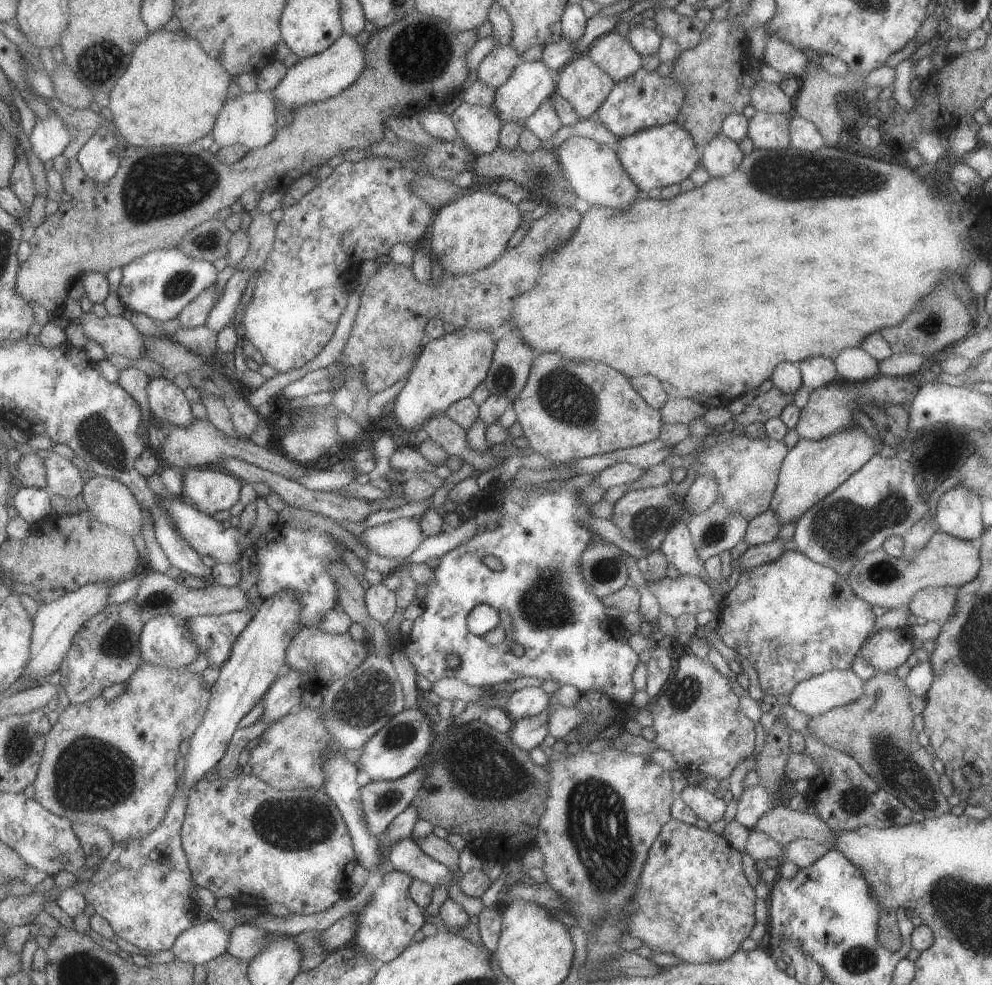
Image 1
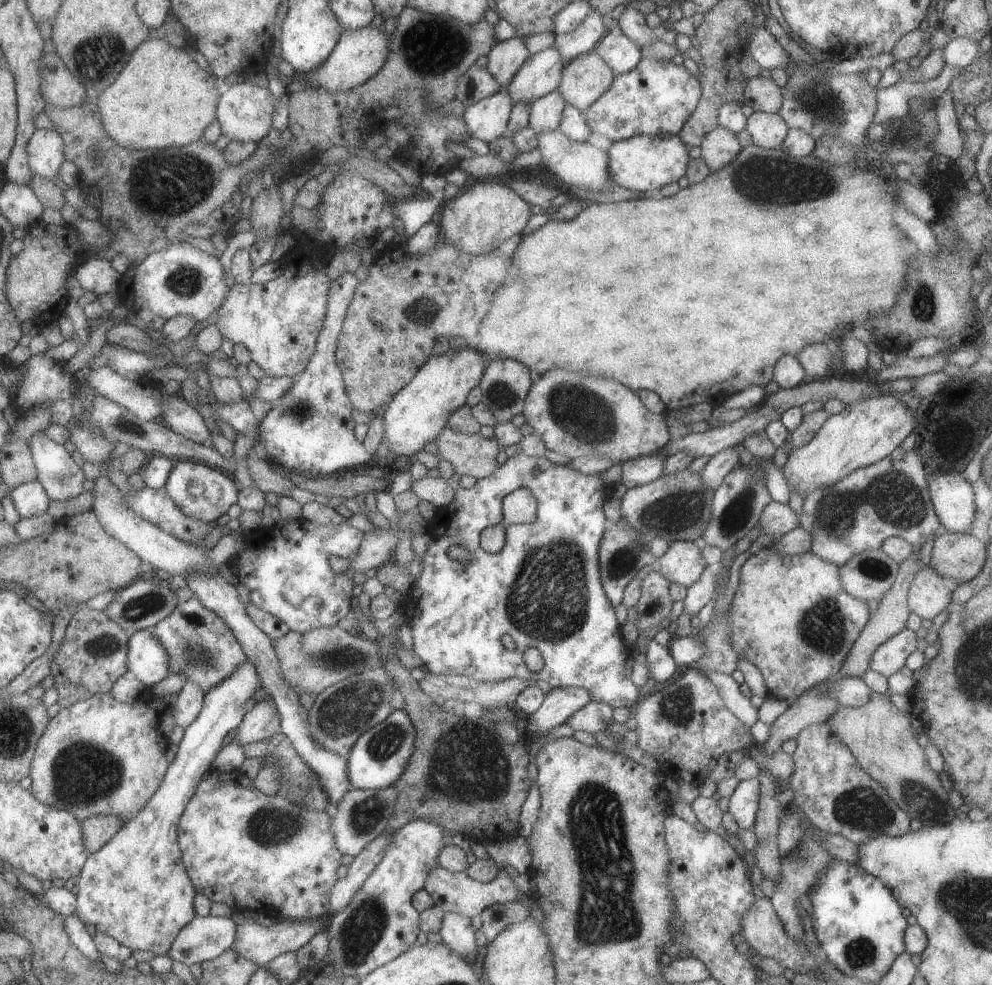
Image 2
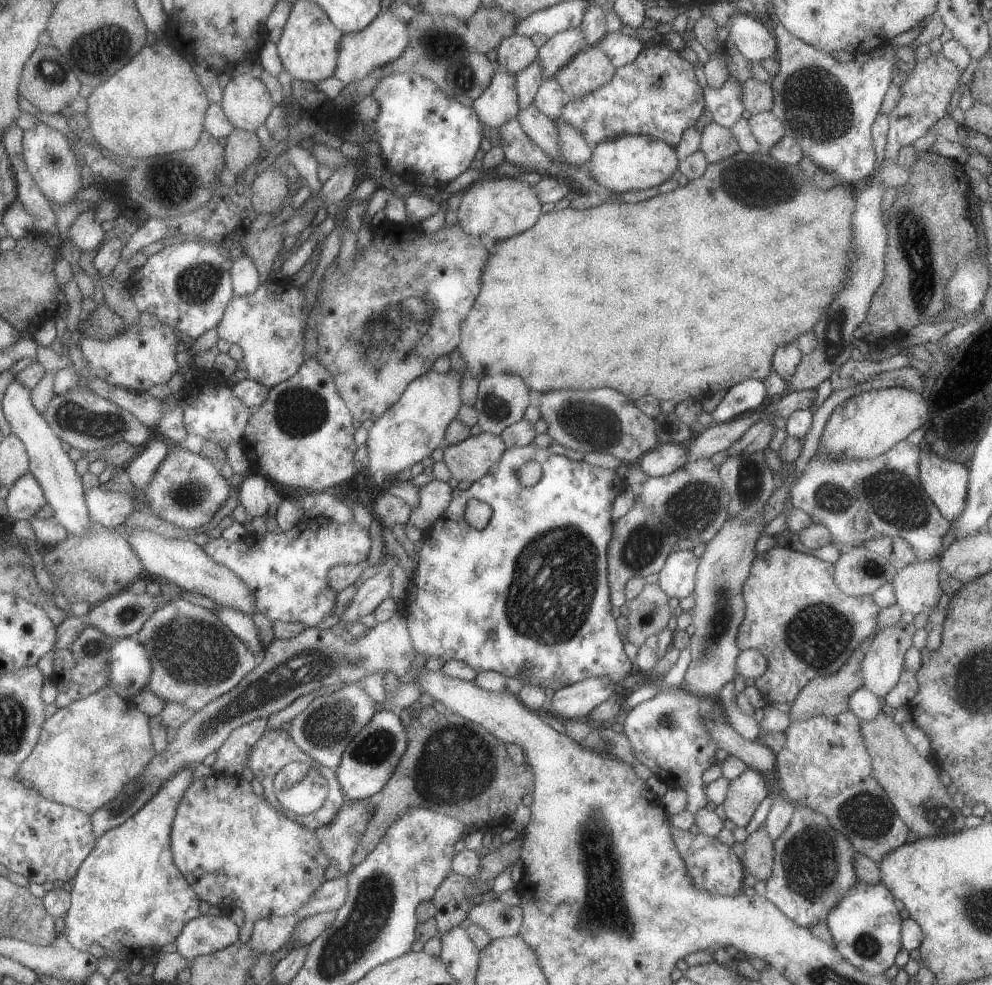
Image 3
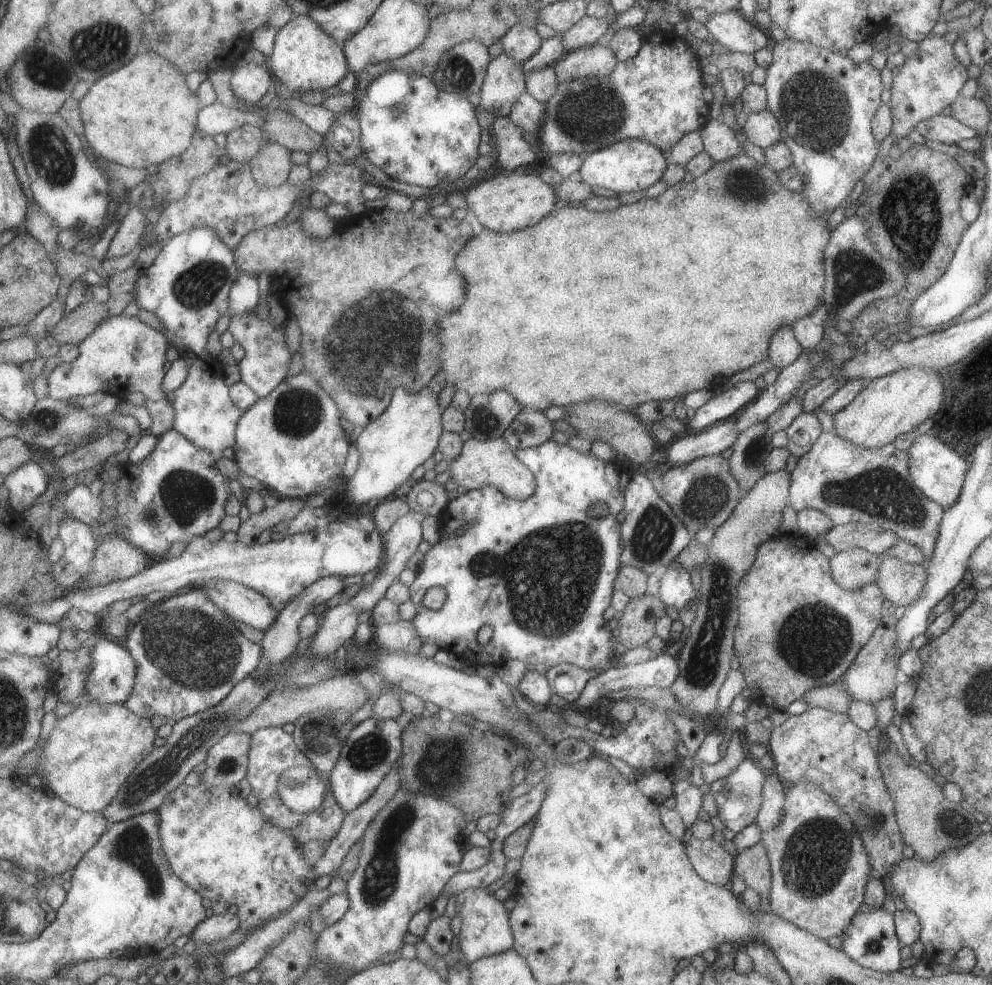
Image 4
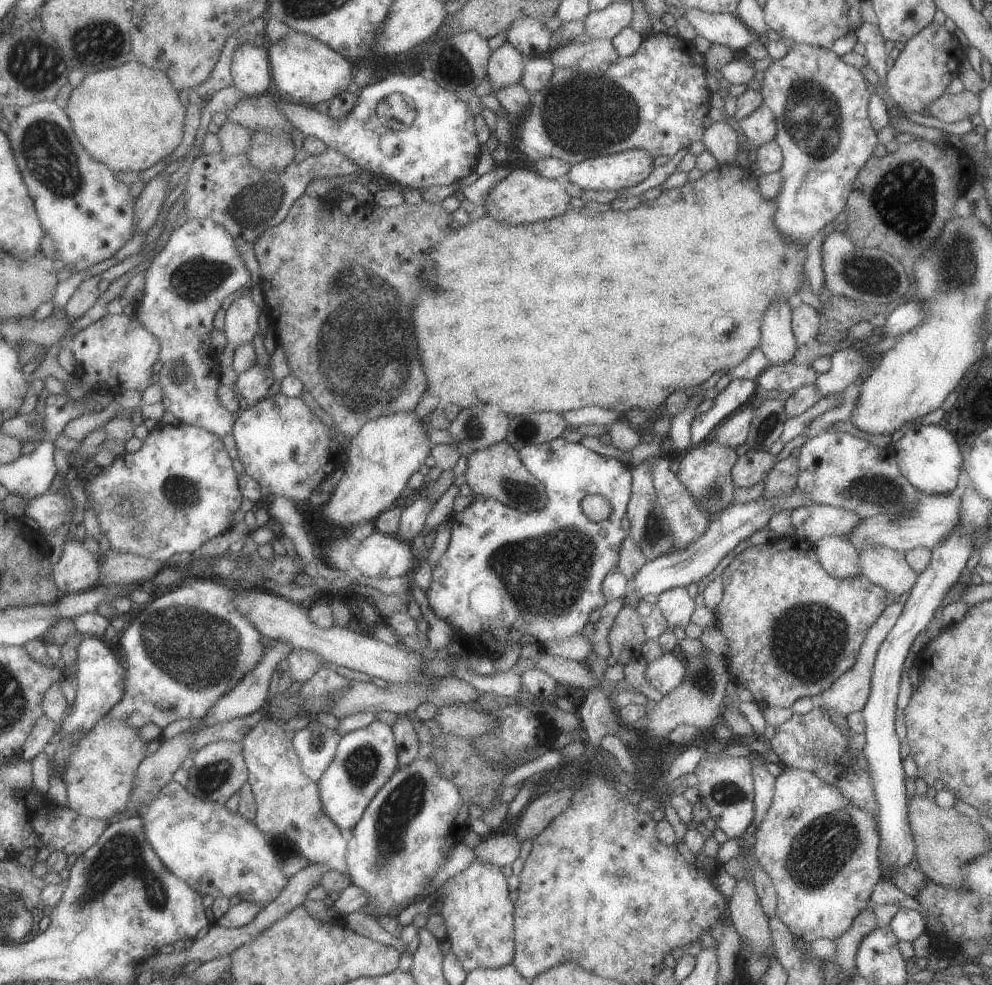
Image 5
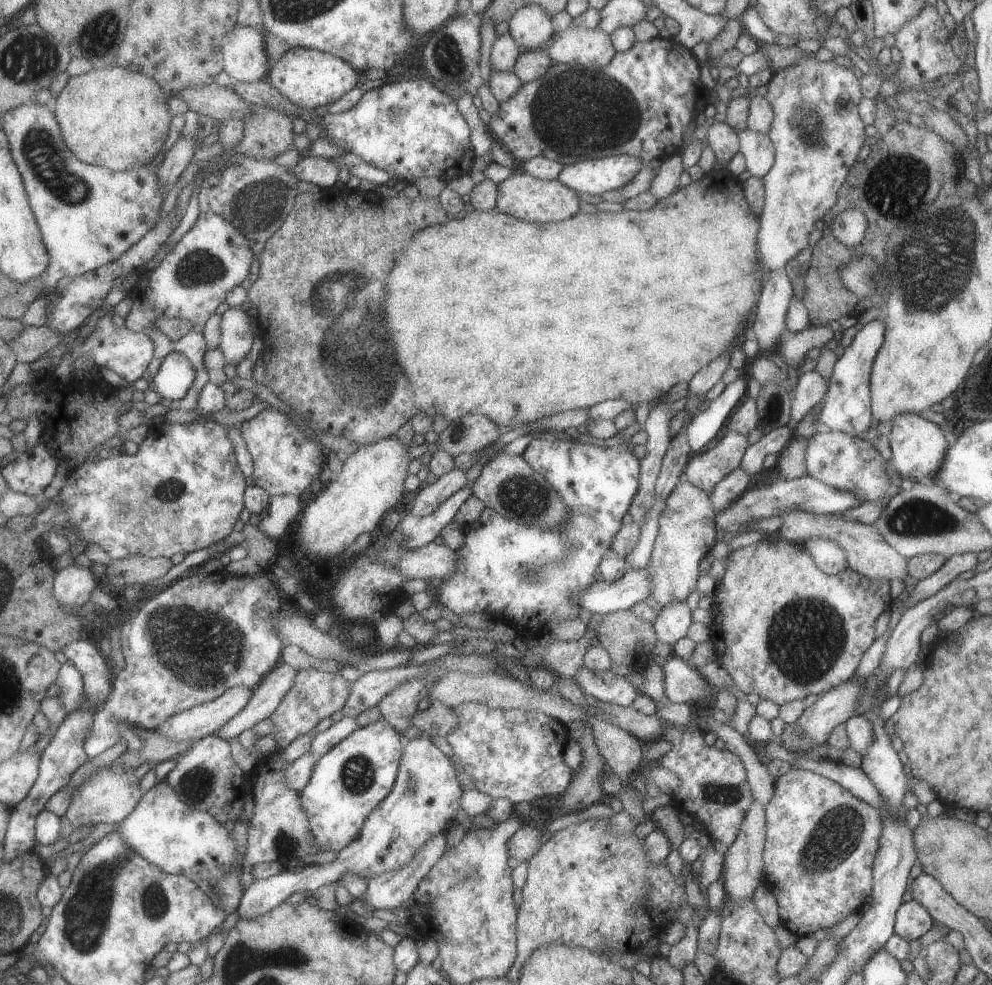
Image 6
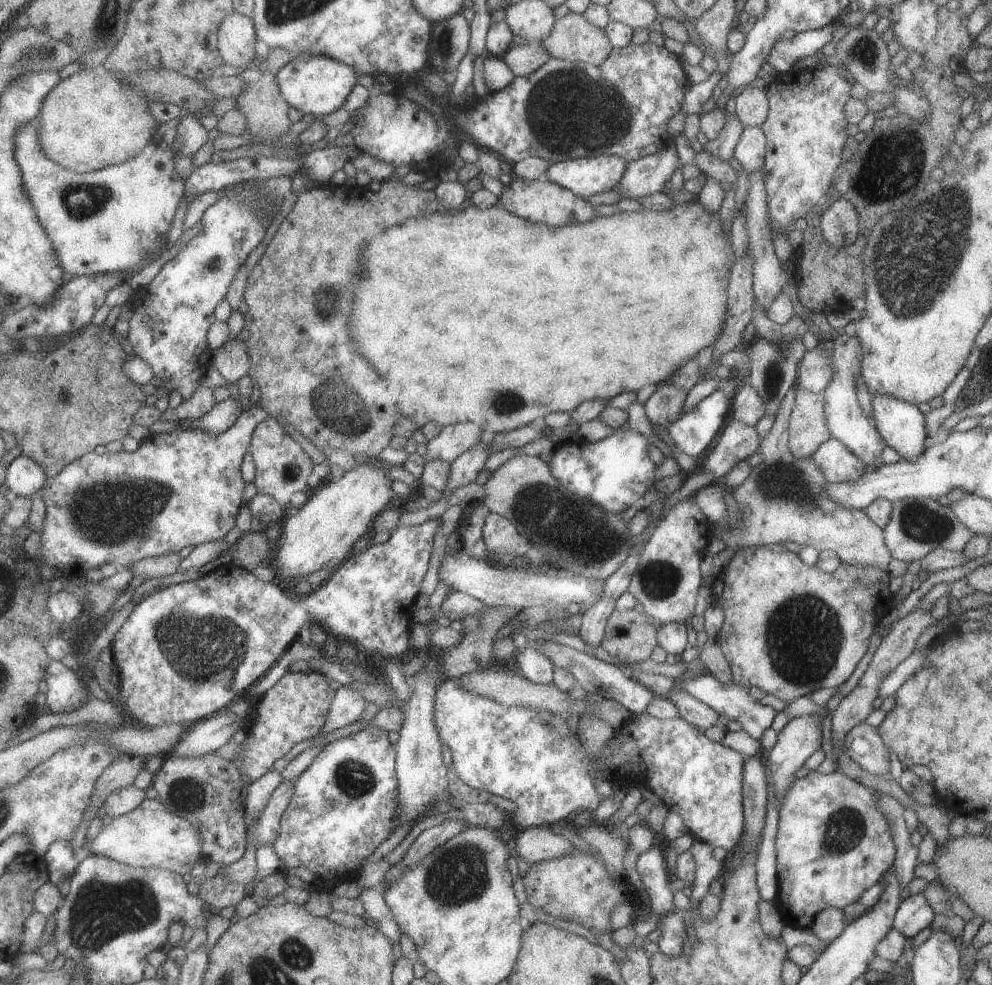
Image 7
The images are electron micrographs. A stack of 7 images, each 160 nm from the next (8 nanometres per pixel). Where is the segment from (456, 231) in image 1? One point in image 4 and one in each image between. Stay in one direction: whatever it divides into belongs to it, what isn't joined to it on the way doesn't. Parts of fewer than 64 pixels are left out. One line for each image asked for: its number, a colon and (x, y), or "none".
2: (487, 214)
3: (501, 209)
4: (509, 202)

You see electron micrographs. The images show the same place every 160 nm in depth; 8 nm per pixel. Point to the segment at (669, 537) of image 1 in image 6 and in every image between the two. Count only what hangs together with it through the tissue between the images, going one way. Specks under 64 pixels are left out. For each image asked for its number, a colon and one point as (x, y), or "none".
2: (682, 563)
3: (677, 577)
4: (675, 589)
5: (676, 606)
6: (671, 622)

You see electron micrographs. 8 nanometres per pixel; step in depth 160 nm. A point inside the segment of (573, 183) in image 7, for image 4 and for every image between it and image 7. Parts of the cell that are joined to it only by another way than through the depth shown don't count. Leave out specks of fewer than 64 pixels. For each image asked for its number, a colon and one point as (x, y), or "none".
4: (629, 165)
5: (613, 172)
6: (594, 176)

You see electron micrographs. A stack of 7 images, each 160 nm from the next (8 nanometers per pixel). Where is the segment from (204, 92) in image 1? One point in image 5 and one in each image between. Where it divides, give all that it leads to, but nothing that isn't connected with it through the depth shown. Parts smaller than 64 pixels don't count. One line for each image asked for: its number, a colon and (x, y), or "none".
2: (164, 99)
3: (156, 105)
4: (143, 114)
5: (130, 117)

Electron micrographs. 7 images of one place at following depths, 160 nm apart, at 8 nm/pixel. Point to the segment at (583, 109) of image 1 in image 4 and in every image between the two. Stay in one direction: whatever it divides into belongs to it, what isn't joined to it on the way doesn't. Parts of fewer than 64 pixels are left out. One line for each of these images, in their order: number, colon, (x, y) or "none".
2: (584, 78)
3: (589, 69)
4: (589, 61)

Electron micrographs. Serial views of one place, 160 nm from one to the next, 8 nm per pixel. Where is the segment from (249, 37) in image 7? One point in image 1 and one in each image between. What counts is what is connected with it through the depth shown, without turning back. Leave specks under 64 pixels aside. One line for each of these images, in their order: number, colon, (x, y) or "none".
1: (248, 119)
2: (244, 110)
3: (246, 102)
4: (249, 82)
5: (250, 70)
6: (245, 61)

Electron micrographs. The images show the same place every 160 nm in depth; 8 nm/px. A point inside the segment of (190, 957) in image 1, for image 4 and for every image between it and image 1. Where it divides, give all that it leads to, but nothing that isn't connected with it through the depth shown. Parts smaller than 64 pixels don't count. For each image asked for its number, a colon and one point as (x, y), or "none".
2: (207, 938)
3: (205, 935)
4: (217, 927)

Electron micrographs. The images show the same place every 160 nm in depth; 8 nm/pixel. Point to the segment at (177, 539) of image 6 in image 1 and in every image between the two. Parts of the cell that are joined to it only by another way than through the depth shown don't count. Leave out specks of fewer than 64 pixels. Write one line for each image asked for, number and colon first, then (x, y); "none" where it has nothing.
1: (210, 490)
2: (206, 493)
3: (188, 490)
4: (178, 492)
5: (179, 490)

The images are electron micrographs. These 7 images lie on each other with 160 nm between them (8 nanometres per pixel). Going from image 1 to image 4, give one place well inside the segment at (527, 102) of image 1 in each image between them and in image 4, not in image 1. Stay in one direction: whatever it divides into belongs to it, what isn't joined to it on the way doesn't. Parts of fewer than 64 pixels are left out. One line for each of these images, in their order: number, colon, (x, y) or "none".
2: (541, 73)
3: (558, 49)
4: (586, 30)

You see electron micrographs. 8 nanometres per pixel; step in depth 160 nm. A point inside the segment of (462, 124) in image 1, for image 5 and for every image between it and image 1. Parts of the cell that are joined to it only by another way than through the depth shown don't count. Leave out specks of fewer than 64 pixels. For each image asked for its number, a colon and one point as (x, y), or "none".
2: (487, 119)
3: (498, 103)
4: (503, 83)
5: (505, 65)

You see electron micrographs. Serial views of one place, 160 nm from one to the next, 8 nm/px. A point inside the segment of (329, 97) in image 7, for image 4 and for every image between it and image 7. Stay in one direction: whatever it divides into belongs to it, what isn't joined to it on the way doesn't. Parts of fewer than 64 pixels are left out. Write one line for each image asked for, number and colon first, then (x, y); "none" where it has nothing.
4: (304, 57)
5: (309, 72)
6: (307, 77)

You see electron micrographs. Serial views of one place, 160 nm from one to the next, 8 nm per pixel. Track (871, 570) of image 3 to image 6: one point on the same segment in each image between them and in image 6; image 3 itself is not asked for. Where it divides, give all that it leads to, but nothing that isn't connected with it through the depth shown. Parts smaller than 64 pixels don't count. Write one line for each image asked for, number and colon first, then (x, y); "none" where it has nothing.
4: (850, 569)
5: (838, 558)
6: (829, 557)

